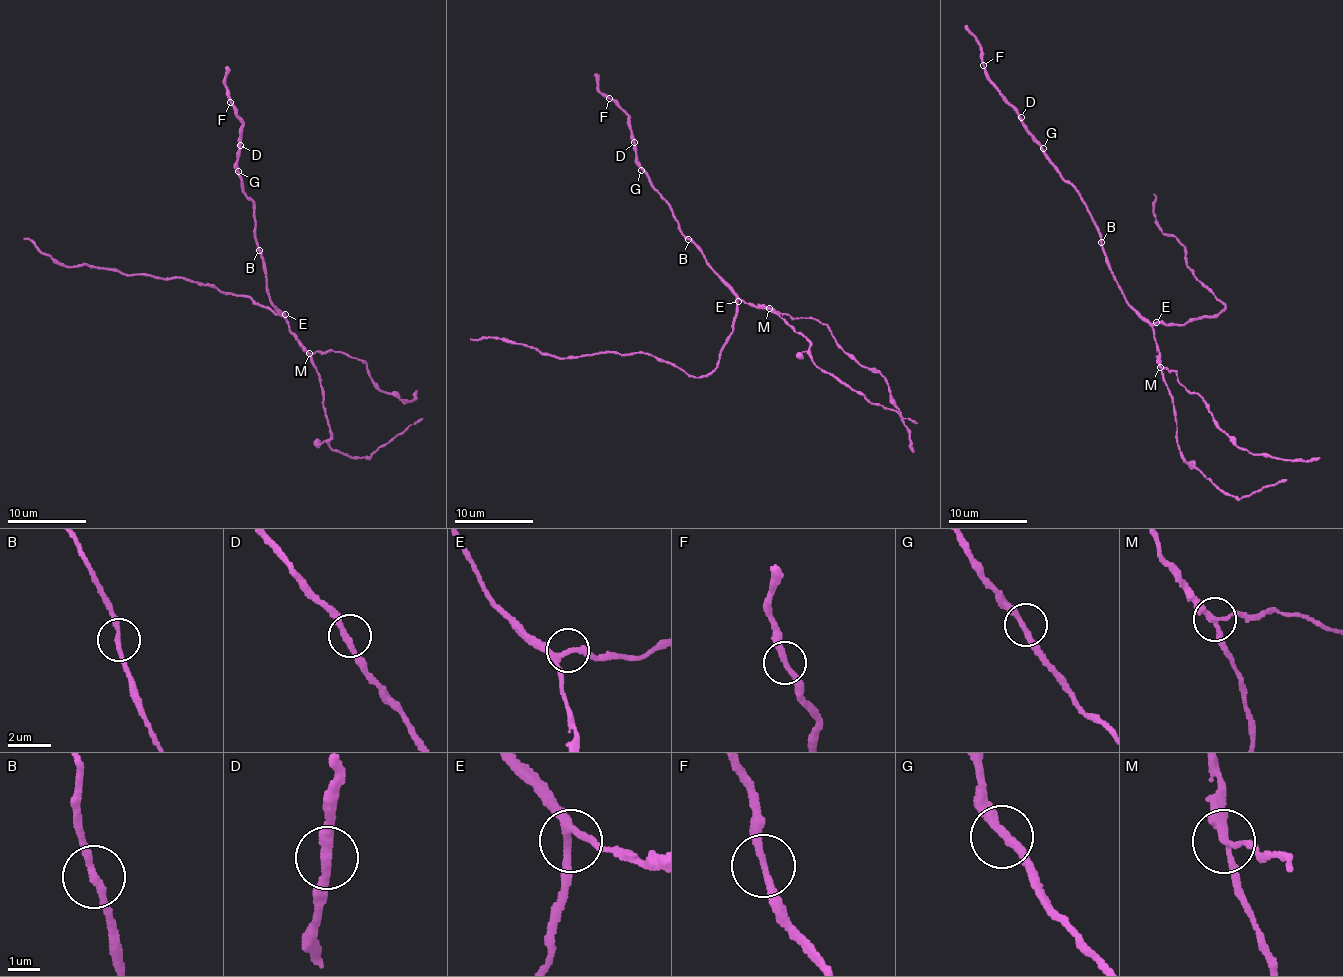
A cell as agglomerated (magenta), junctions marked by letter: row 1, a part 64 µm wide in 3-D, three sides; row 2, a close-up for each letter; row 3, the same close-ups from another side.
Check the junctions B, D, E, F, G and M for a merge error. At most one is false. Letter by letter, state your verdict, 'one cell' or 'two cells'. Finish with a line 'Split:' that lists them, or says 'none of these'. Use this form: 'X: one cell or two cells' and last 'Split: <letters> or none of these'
B: one cell
D: one cell
E: one cell
F: one cell
G: one cell
M: two cells
Split: M

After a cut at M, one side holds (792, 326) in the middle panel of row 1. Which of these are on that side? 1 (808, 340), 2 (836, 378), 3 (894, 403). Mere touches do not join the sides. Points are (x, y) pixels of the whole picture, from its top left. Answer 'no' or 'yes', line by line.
1: yes
2: yes
3: no

